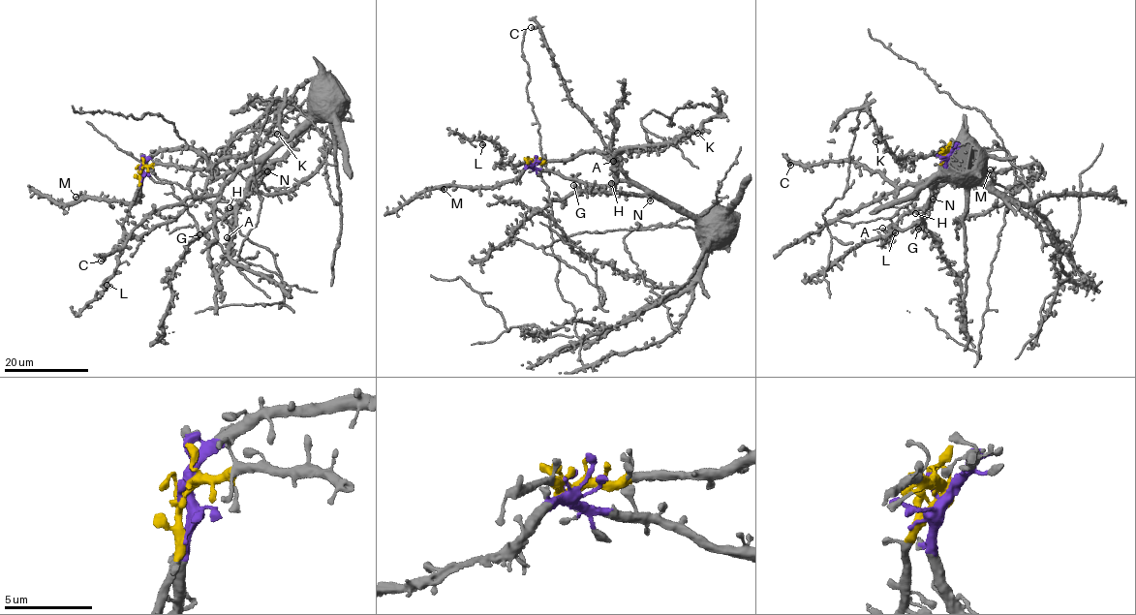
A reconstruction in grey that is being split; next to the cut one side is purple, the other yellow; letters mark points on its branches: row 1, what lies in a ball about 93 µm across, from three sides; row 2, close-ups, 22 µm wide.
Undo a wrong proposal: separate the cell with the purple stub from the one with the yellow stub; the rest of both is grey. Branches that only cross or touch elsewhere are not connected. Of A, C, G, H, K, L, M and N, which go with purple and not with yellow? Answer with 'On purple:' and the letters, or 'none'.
On purple: A, C, G, H, M, N

